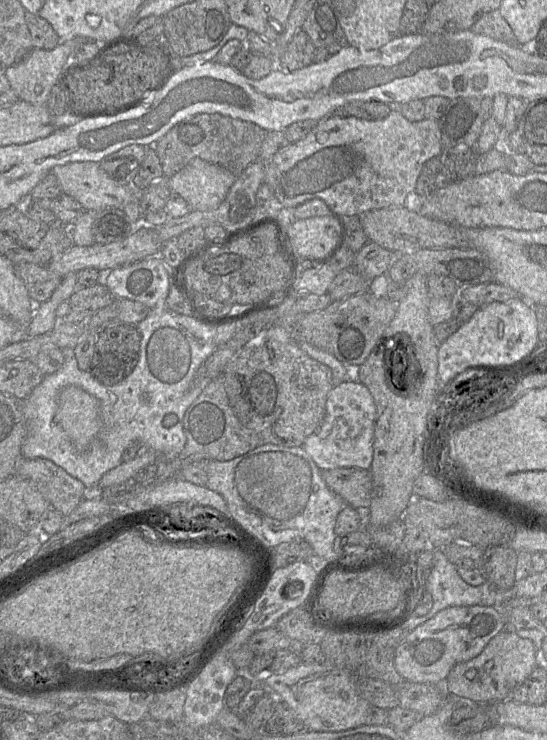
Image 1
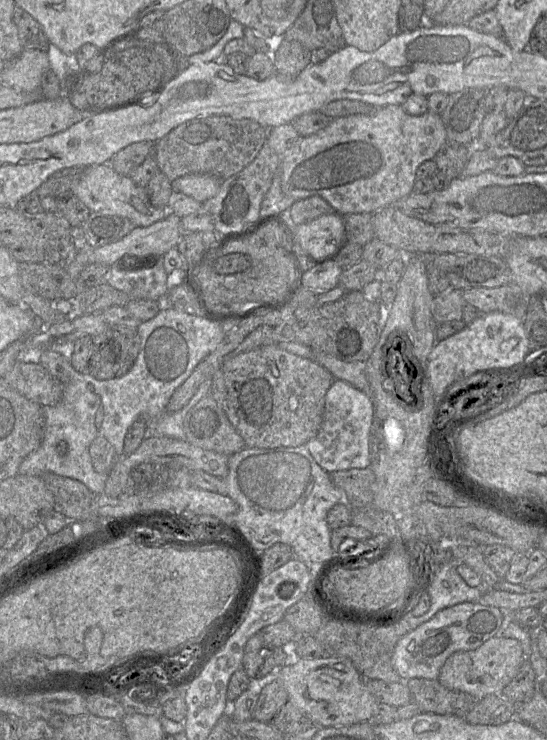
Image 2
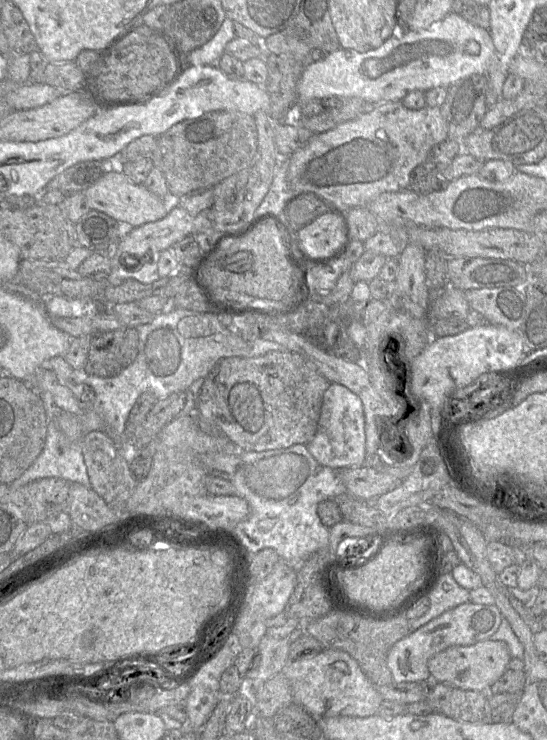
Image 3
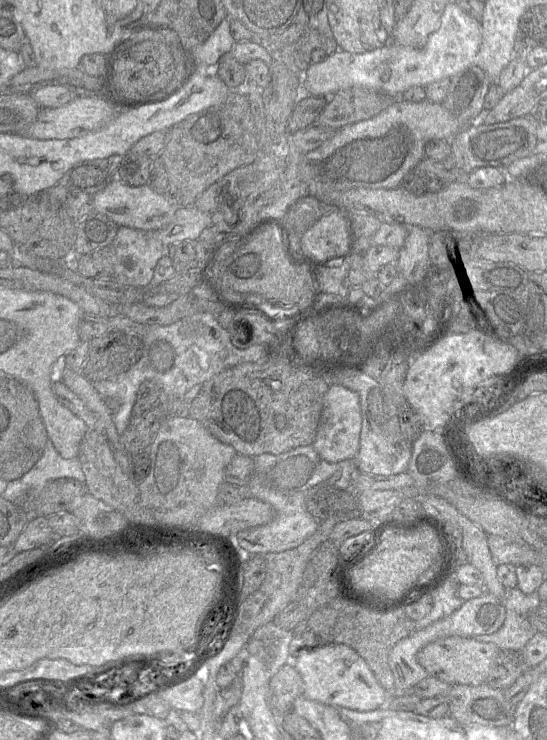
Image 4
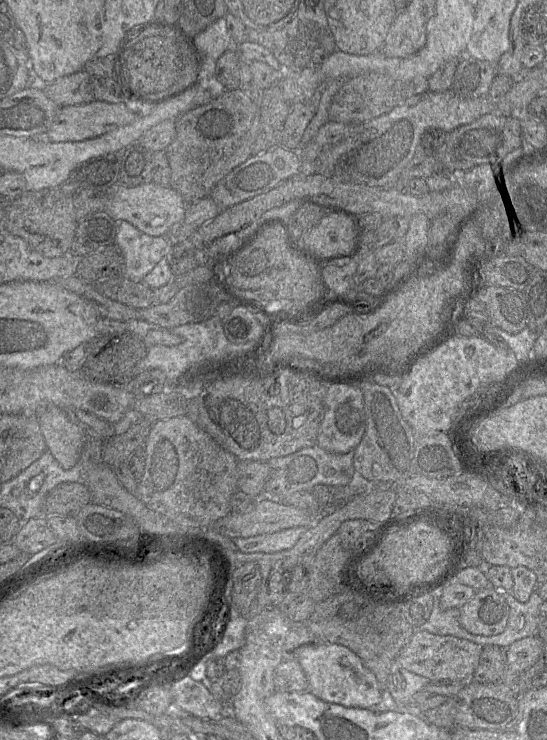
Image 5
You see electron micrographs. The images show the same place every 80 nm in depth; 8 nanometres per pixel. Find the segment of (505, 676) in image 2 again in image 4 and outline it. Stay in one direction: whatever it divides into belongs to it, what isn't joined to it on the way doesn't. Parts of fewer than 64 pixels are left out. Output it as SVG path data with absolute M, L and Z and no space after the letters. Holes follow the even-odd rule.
M449 636L432 641L417 653L417 661L430 676L450 684L478 685L485 683L500 648L491 642L470 637Z

